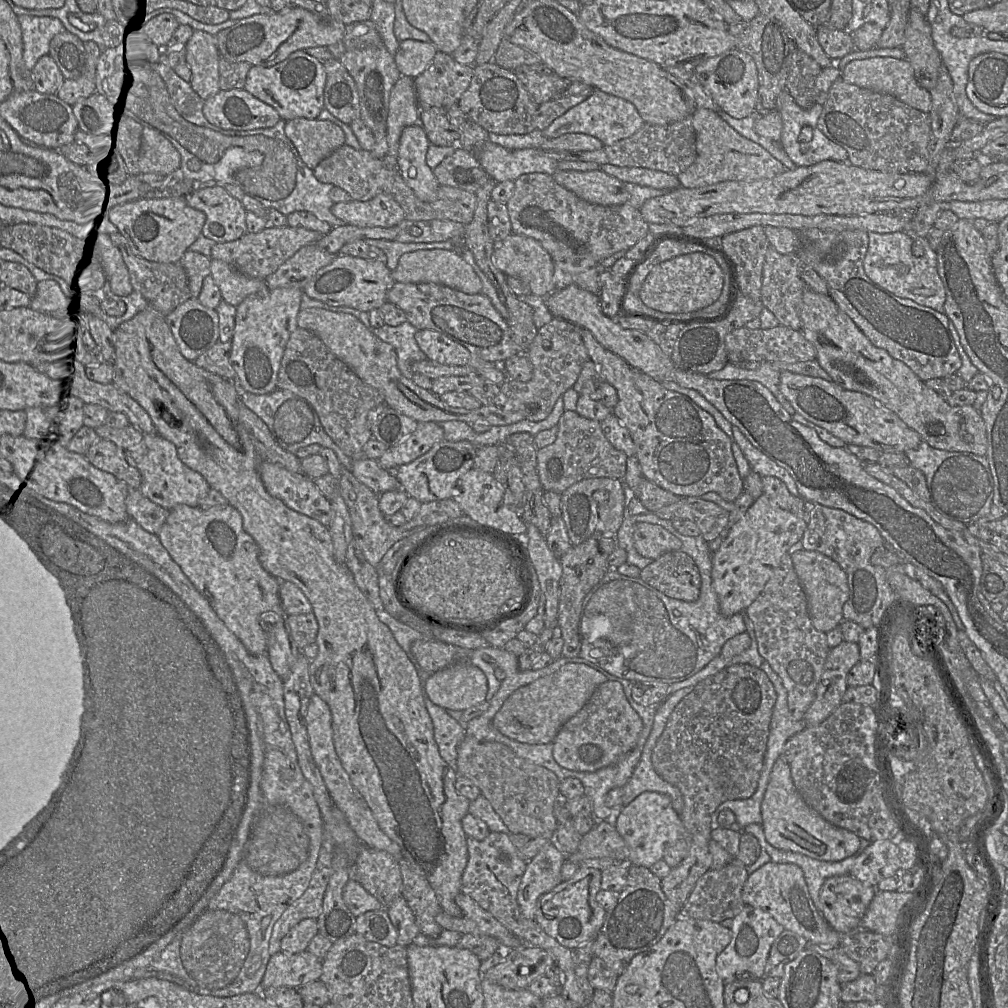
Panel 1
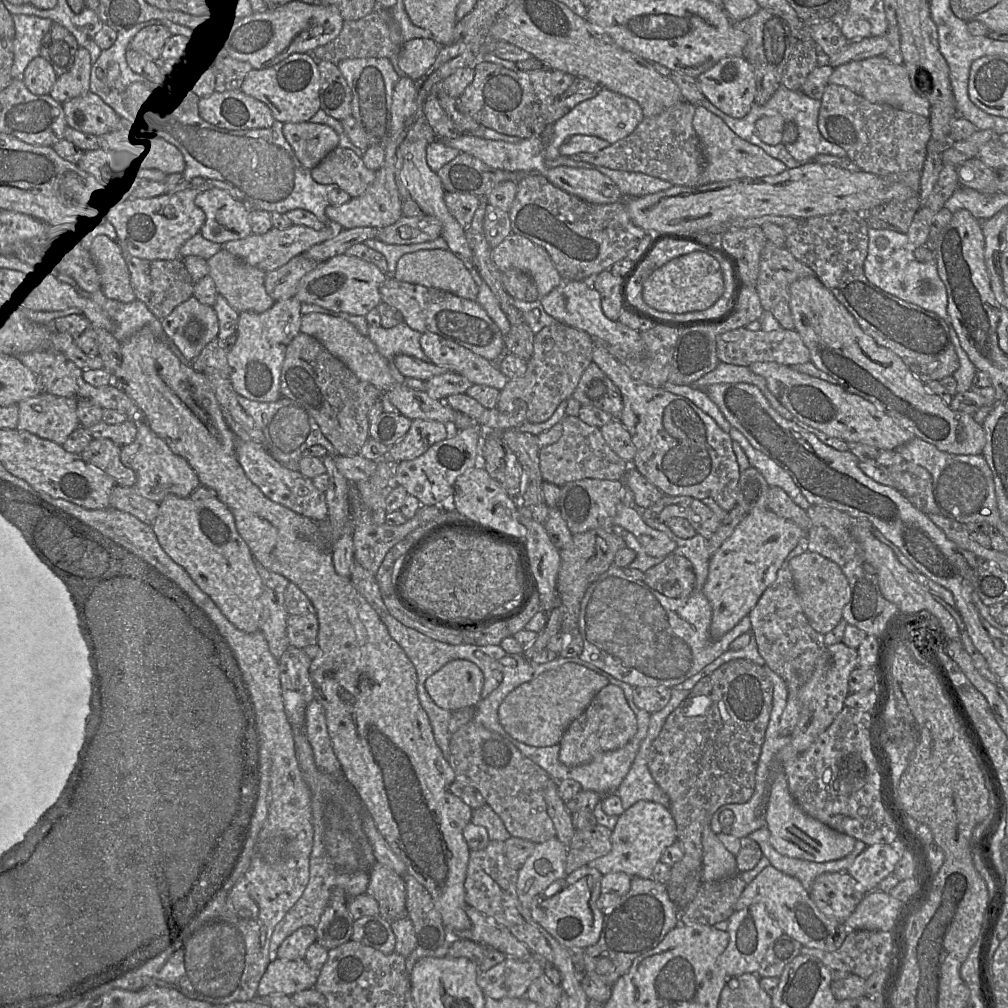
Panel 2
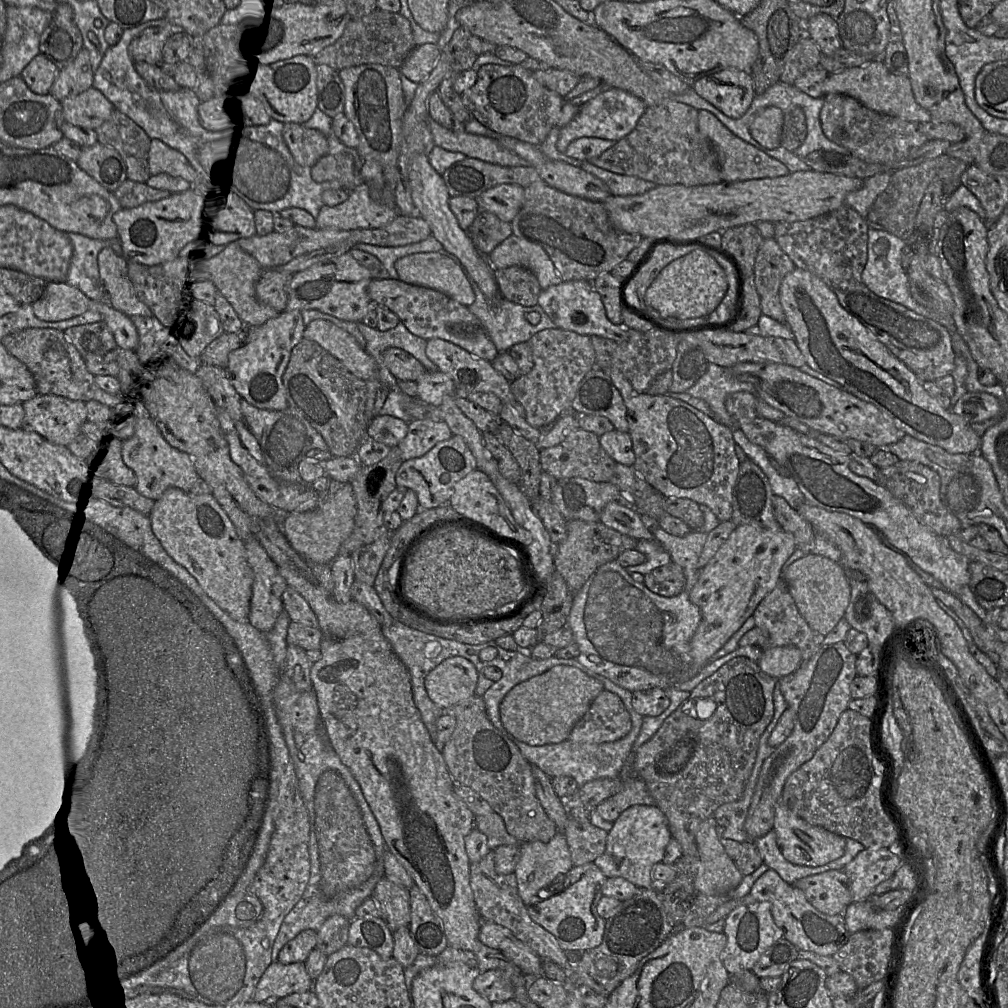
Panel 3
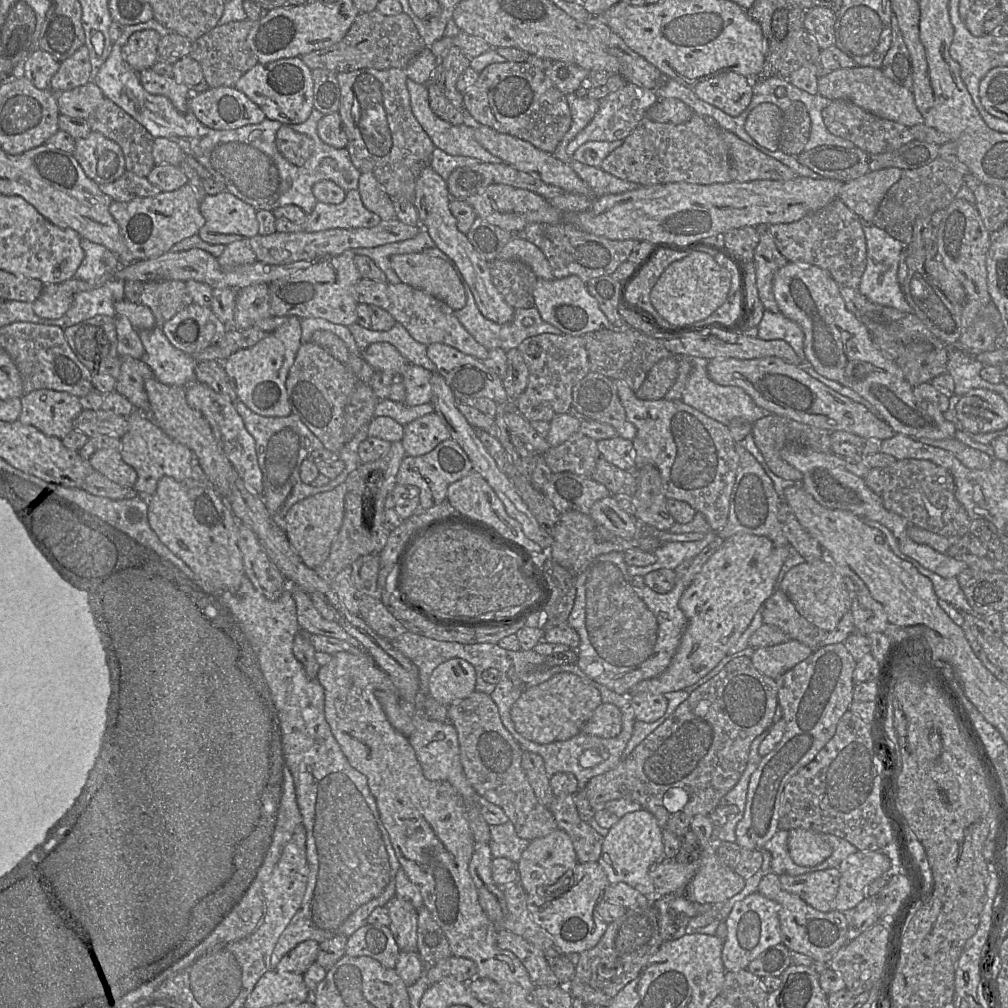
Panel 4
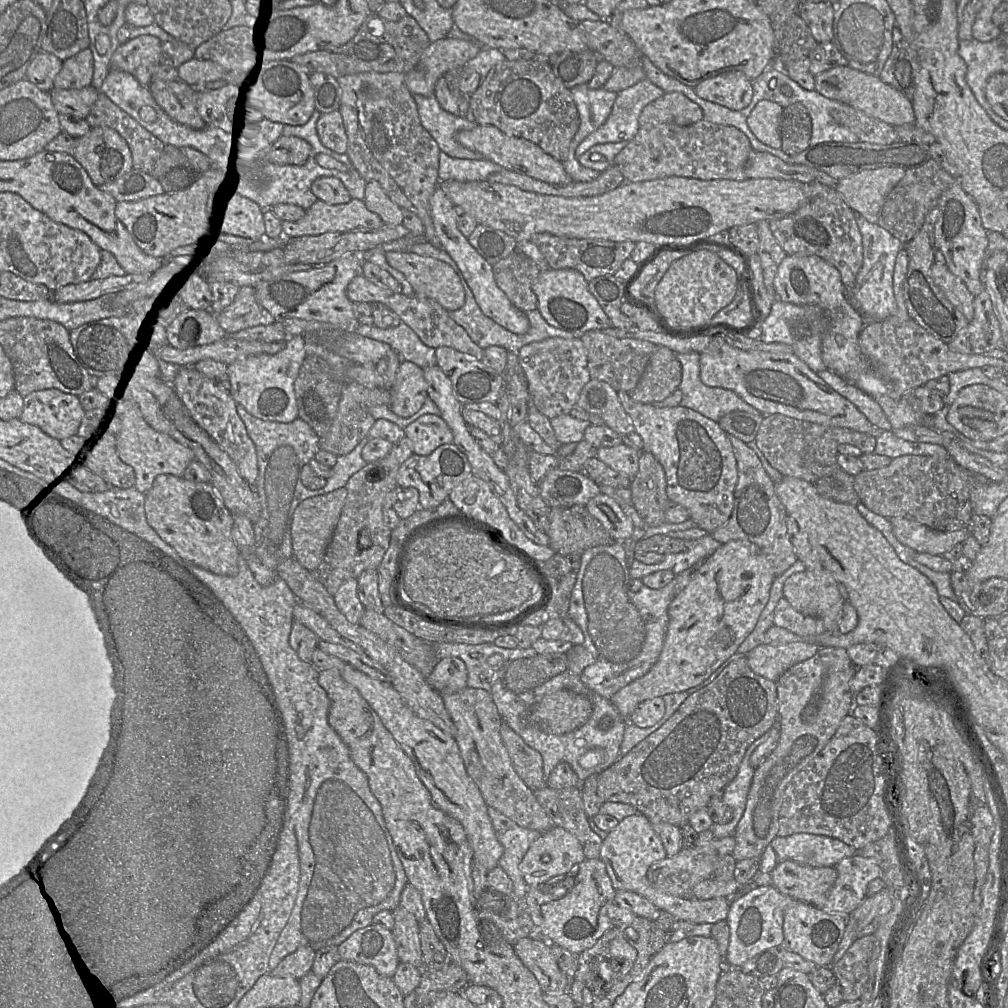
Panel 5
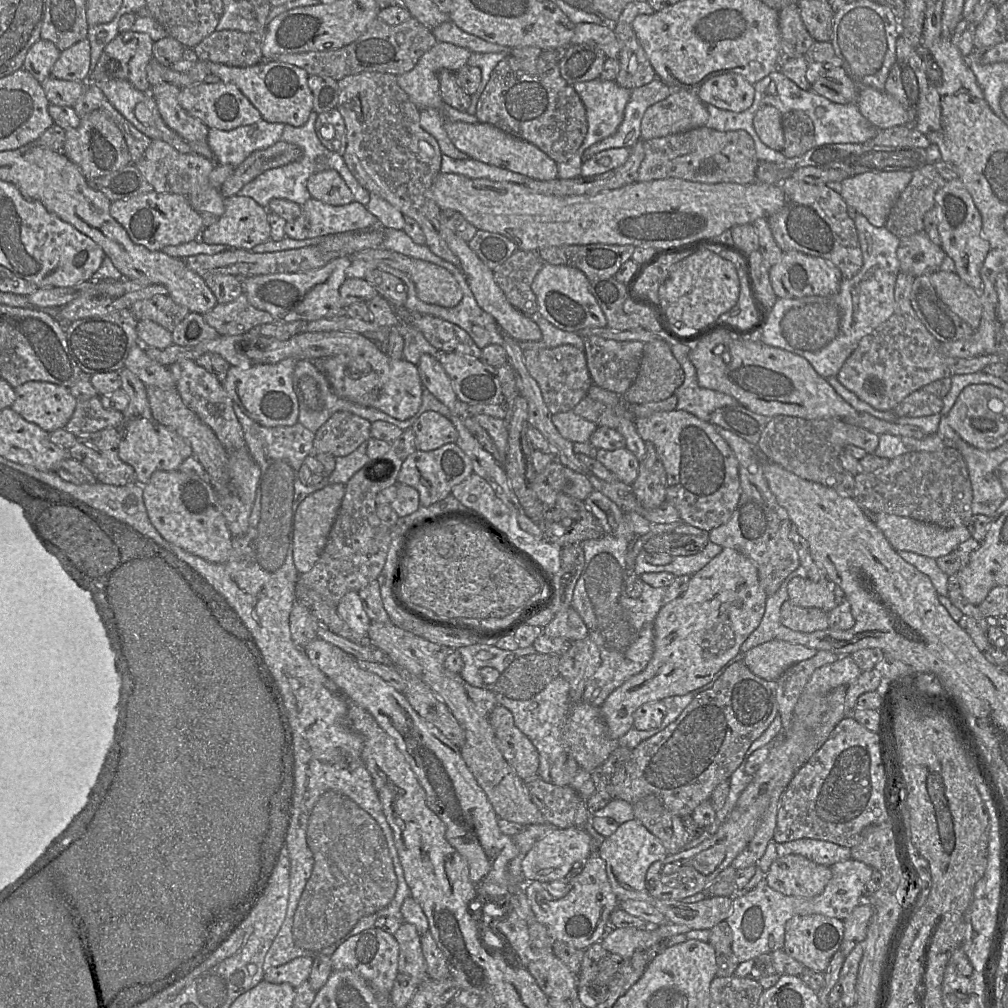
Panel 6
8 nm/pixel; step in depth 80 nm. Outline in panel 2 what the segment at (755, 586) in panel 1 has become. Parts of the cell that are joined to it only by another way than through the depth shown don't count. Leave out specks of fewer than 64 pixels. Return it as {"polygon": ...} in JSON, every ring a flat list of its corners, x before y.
{"polygon":[[769,509,752,510,746,514,731,536,710,558,709,573,703,587,703,594,712,608,710,634,713,639,720,639,743,617,749,615,764,591,776,580,778,570,788,554,804,539,805,533,800,527,777,516]]}

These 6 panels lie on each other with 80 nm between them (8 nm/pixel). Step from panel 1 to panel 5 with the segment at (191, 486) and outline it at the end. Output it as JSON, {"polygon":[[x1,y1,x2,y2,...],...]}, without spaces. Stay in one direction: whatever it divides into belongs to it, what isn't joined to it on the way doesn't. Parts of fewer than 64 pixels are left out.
{"polygon":[[133,403,123,413,123,417,123,426,117,432,118,456,122,462,134,469,134,487,145,494,151,488,155,477,160,474,172,474,182,477,187,465,194,460,192,450,167,434,152,428,142,417,138,407]]}

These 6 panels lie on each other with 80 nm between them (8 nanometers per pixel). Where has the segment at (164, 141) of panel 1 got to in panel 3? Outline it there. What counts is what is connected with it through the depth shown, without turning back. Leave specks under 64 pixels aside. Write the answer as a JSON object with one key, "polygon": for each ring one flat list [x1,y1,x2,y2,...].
{"polygon":[[151,139,148,163,151,175,167,173,181,177,191,185,197,184,201,179,182,152,159,139]]}

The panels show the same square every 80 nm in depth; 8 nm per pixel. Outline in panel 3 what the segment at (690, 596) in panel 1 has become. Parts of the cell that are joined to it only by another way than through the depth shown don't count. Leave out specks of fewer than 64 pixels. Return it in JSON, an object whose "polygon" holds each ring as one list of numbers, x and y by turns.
{"polygon":[[671,561,645,574,644,585,655,594,673,597,684,590,686,578,683,569]]}

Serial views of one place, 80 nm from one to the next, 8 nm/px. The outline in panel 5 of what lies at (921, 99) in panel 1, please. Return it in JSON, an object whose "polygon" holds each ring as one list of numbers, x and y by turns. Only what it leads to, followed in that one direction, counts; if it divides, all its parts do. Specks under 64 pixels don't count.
{"polygon":[[838,66,815,76,815,91,822,96,850,105,866,115,893,127,915,124,916,117,912,100,873,76,849,66]]}

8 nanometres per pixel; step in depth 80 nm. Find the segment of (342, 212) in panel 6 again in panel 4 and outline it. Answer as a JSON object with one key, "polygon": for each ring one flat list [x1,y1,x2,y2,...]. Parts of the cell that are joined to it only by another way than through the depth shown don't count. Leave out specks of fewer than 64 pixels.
{"polygon":[[358,189,351,190,346,193,346,198,340,204,328,204,318,201,309,214,301,221,290,221,286,218,276,219,276,232,318,232,328,229,355,229,355,228,371,228,377,226,381,222,381,218,369,211,361,200]]}

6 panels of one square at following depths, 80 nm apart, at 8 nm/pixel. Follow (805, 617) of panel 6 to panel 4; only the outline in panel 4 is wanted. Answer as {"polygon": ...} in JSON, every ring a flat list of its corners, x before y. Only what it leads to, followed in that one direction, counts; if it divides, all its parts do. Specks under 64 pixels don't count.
{"polygon":[[776,589,762,606,763,623,780,628,789,639,799,641,813,652,828,632,818,628,799,614,794,604,781,590]]}

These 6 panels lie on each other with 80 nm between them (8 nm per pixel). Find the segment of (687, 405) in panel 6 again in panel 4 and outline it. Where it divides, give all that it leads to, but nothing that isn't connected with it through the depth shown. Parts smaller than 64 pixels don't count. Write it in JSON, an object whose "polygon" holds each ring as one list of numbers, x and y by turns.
{"polygon":[[699,357,691,359,692,371,682,394,681,400,683,403,725,426,728,426,735,419,741,419,753,424,771,414,768,410,757,406,742,388,737,386,721,386,714,383,707,374,708,361]]}

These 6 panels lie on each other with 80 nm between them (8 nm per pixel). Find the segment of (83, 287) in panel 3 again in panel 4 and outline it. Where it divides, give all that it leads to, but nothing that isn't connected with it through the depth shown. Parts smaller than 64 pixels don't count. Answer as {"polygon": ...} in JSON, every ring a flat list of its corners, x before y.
{"polygon":[[81,238,81,247,84,250,85,256,73,278,82,281,90,281,93,279,100,279,101,276,111,277,121,267,117,256,104,245]]}

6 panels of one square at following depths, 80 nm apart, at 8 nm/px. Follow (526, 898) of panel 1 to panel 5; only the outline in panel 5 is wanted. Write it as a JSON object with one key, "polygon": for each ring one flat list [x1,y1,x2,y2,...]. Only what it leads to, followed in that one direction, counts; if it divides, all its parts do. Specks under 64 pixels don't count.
{"polygon":[[553,826,531,843,519,869,528,887,544,885,547,886,547,892,552,893,553,889,553,895,560,895,566,893,566,887,571,887,574,881,572,867,585,859,582,845,576,836,562,827]]}

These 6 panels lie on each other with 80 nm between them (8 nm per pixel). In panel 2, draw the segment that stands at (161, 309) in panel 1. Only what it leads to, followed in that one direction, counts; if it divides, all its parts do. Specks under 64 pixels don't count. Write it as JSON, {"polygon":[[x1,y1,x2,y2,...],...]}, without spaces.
{"polygon":[[122,247,122,254,130,271,131,286,137,299,145,303,159,320,162,321,177,306,194,297,195,283,182,258,175,260,145,260,132,256,126,247]]}

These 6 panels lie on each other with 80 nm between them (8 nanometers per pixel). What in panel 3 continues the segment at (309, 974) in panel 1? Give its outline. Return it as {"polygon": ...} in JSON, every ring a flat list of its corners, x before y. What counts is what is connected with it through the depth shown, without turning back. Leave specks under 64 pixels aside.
{"polygon":[[272,962,259,980,252,1001,275,1002,293,993,311,991,313,985,314,981,308,975,305,963]]}

